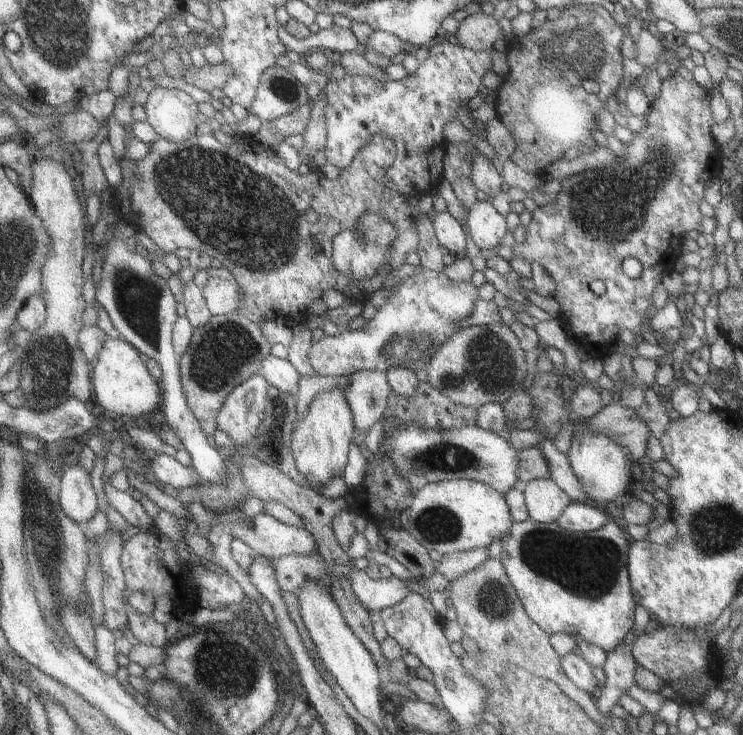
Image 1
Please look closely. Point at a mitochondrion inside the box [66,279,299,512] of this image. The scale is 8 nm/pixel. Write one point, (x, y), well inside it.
(219, 356)

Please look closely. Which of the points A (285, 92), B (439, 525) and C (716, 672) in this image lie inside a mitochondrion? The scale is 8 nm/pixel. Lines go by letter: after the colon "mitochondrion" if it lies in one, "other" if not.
A: mitochondrion
B: mitochondrion
C: other

